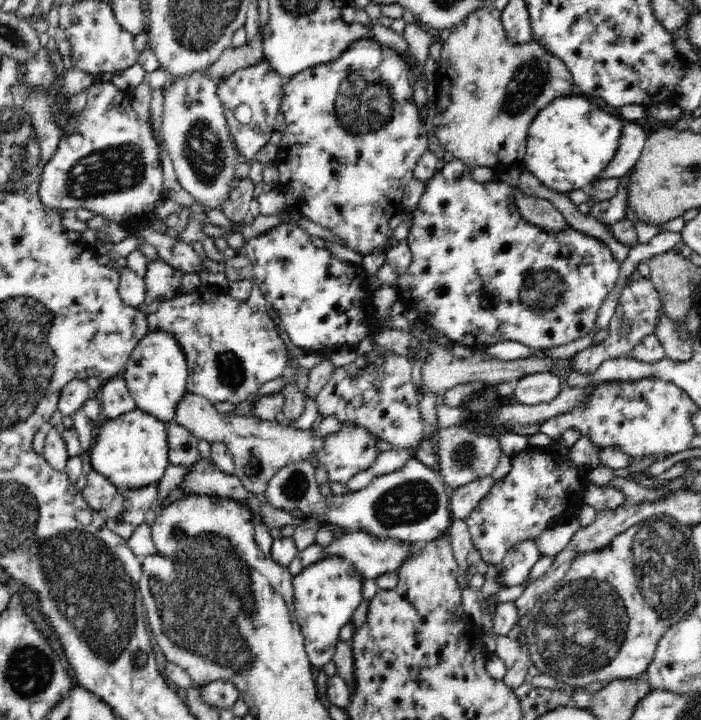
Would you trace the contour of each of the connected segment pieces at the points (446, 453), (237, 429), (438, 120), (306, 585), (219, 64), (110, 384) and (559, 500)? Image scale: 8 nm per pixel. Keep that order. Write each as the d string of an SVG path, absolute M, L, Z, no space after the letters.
M468 423L454 424L441 430L430 433L436 440L436 454L438 455L437 467L449 490L465 486L474 480L491 477L498 464L498 459L503 451L497 436L480 433L472 429Z
M188 392L182 398L177 407L176 417L173 422L185 426L197 439L203 438L209 443L224 443L233 454L234 475L242 482L242 485L244 485L248 492L258 497L265 496L266 486L268 486L274 474L279 472L284 466L287 466L286 464L298 462L298 460L309 461L312 456L317 456L318 452L322 450L322 446L324 446L324 436L318 435L316 431L296 429L290 427L290 425L281 425L275 421L266 421L247 416L220 414L210 401L200 395L192 394L192 392Z
M493 5L470 12L462 22L451 28L450 36L442 44L434 82L440 98L438 114L432 120L435 136L442 149L471 168L505 168L521 161L525 157L529 126L538 112L558 97L578 93L563 60L547 52L534 39L524 44L508 40L501 11Z
M330 556L293 575L295 614L301 628L305 651L314 666L322 668L333 660L340 628L352 620L356 607L362 602L363 576L349 560Z
M258 33L252 40L240 47L226 48L218 60L203 71L209 79L217 84L219 78L226 78L246 66L255 66L263 58L263 38Z
M112 378L102 387L101 407L107 419L118 418L126 412L136 409L136 404L130 395L127 383L121 378Z
M527 448L510 456L510 473L502 480L495 482L489 493L473 508L472 514L465 520L468 525L473 548L478 550L484 562L499 566L506 552L524 542L534 540L544 532L562 521L578 515L580 506L584 504L583 493L588 486L587 471L579 469L573 461L566 456L566 450L552 448L541 450Z

